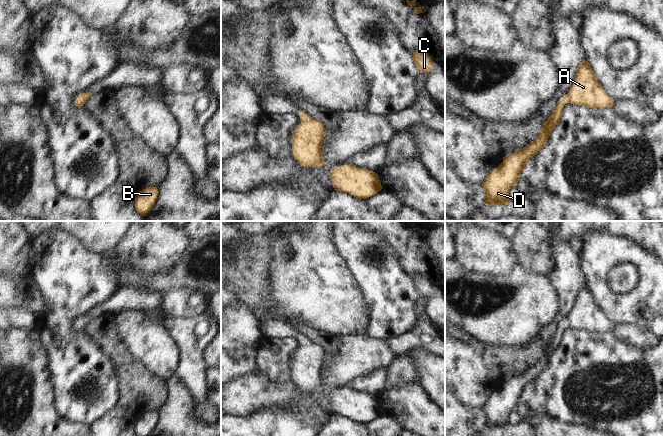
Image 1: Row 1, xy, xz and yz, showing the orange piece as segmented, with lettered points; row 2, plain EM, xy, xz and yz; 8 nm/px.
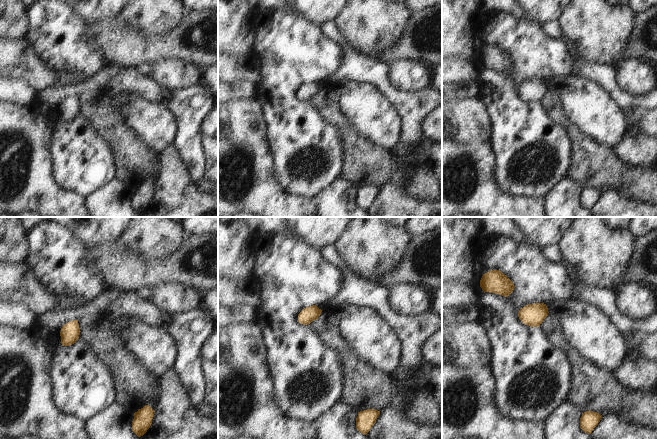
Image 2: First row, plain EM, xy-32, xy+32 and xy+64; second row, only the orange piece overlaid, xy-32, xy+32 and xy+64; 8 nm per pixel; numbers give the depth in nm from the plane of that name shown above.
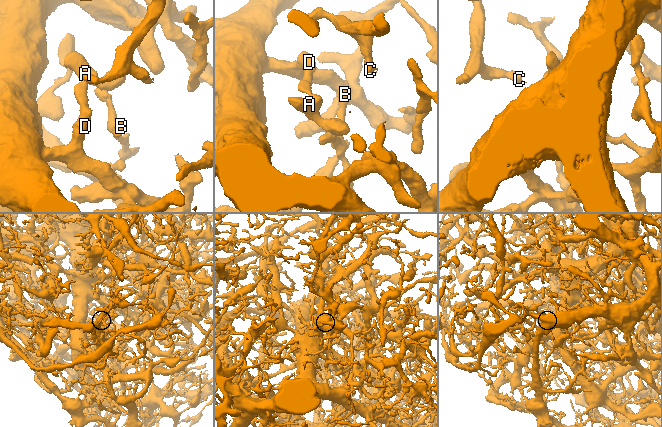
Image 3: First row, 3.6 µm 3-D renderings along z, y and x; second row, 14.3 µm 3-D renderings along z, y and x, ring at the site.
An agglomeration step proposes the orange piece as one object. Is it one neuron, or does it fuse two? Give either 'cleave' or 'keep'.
keep

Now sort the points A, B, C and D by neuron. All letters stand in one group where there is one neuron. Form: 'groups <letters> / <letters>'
groups A B C D

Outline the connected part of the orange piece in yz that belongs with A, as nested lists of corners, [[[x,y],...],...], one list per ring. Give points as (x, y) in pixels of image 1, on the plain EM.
[[[587,283],[578,289],[570,315],[557,325],[552,339],[543,347],[539,359],[524,372],[503,381],[503,386],[492,392],[485,401],[482,410],[484,424],[488,430],[508,428],[510,413],[517,409],[527,385],[546,369],[550,357],[560,347],[566,327],[592,333],[613,331],[614,324],[597,305]]]

